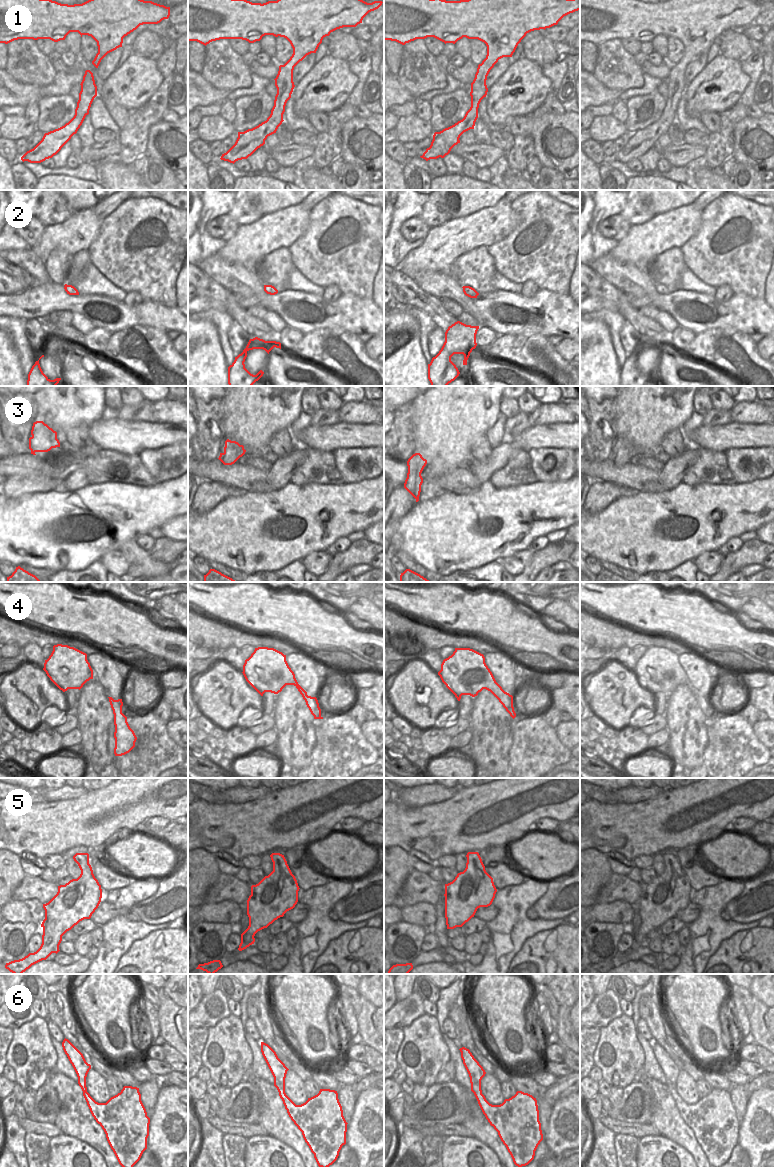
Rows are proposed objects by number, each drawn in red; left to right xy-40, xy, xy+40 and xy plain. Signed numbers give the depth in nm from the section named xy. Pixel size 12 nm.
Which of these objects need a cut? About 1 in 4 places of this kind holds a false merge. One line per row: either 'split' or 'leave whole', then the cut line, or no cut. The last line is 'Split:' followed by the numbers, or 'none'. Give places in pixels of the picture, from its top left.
1: leave whole; cut none
2: leave whole; cut none
3: leave whole; cut none
4: leave whole; cut none
5: leave whole; cut none
6: leave whole; cut none
Split: none

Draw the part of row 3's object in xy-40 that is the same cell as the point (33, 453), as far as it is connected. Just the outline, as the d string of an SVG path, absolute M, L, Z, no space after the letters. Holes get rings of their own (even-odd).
M43 421L33 423L31 435L29 438L29 449L33 455L36 455L36 452L48 452L52 448L60 447L57 432Z

